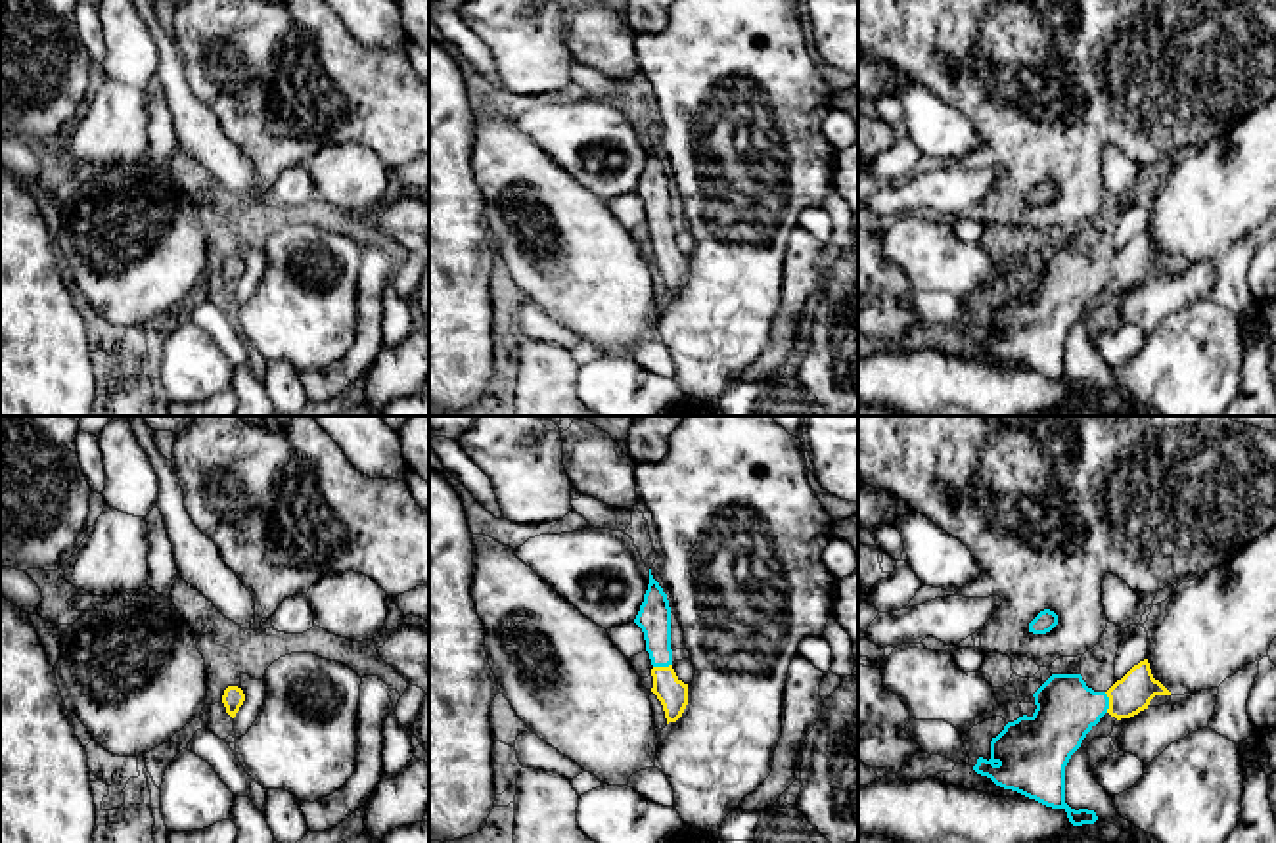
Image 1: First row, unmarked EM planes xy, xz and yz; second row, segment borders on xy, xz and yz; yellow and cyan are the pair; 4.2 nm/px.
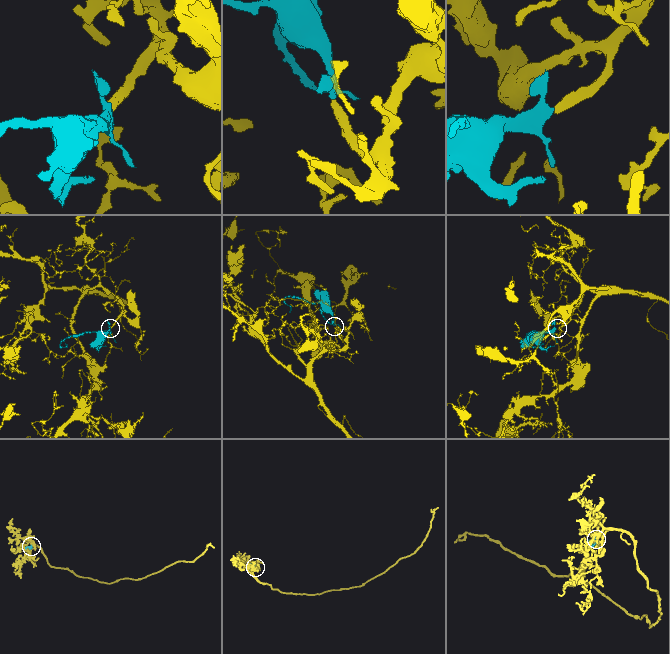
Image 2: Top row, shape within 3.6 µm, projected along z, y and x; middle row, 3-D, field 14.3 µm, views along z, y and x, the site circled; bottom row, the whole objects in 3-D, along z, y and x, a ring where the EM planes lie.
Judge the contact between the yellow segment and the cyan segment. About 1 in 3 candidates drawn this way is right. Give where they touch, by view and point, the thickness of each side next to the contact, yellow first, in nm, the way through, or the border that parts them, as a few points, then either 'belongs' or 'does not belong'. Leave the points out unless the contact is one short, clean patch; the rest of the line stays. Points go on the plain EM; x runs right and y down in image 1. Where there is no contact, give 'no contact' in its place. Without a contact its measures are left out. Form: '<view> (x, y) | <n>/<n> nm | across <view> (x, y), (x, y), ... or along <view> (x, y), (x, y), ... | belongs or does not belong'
yz (1110, 273) | 160/260 nm | across yz (1131, 265), (1119, 273), (1110, 273), (1070, 278), (1066, 282) | belongs

